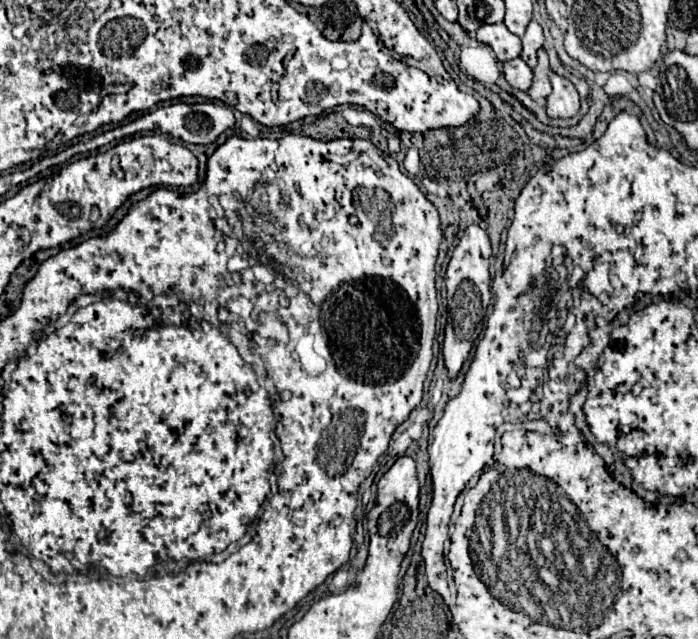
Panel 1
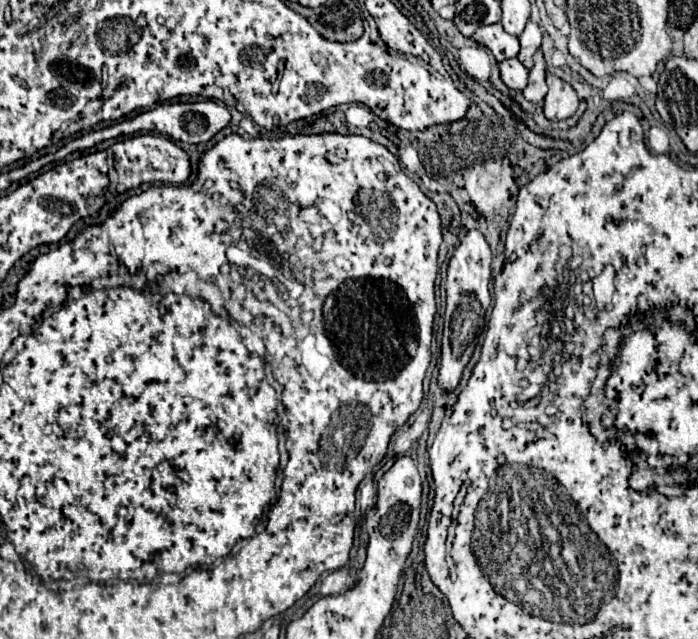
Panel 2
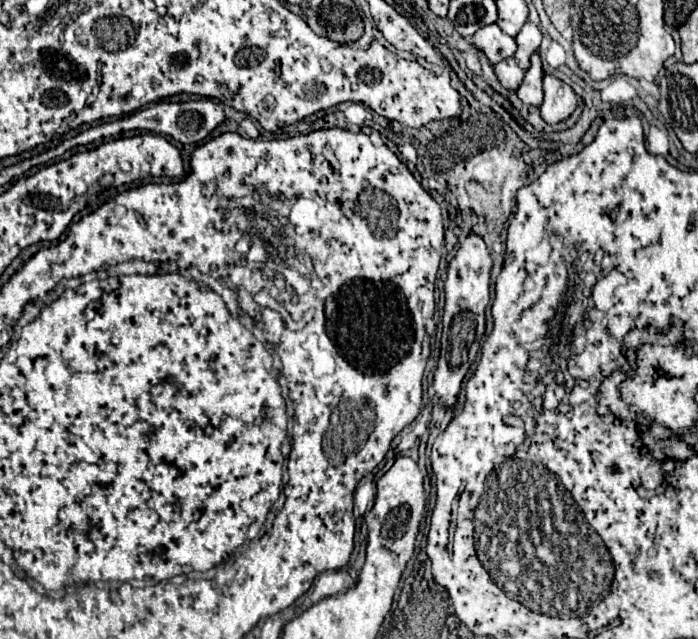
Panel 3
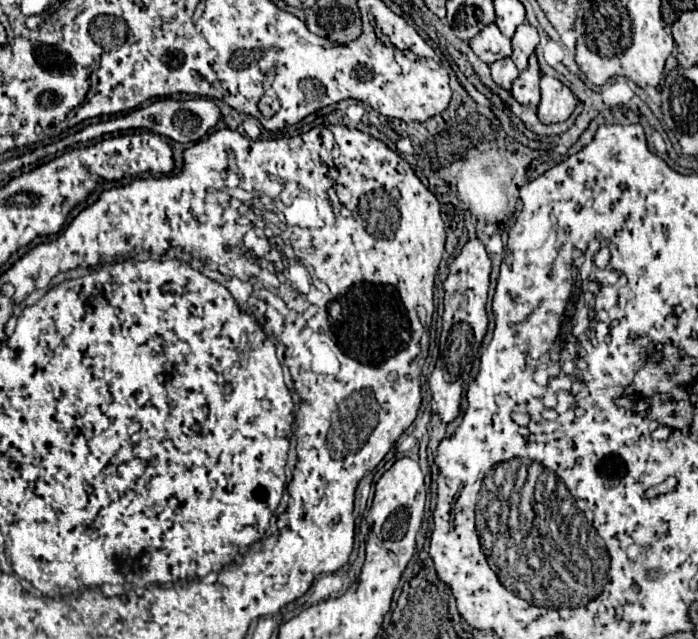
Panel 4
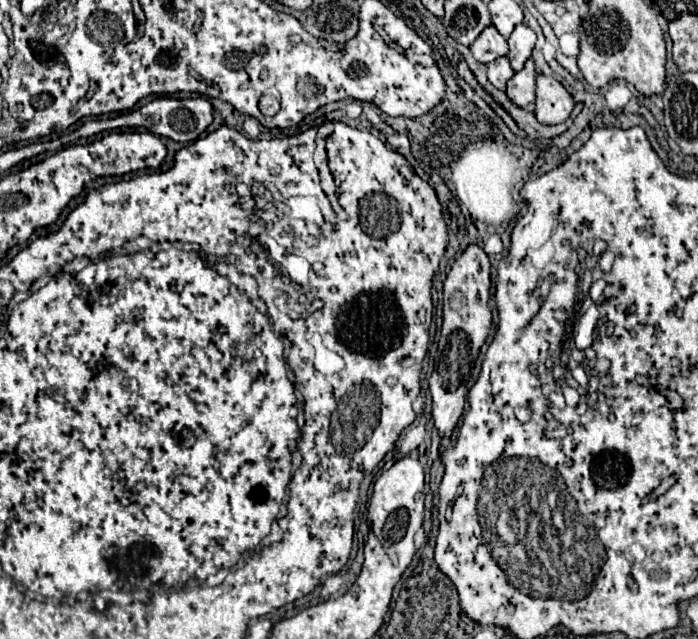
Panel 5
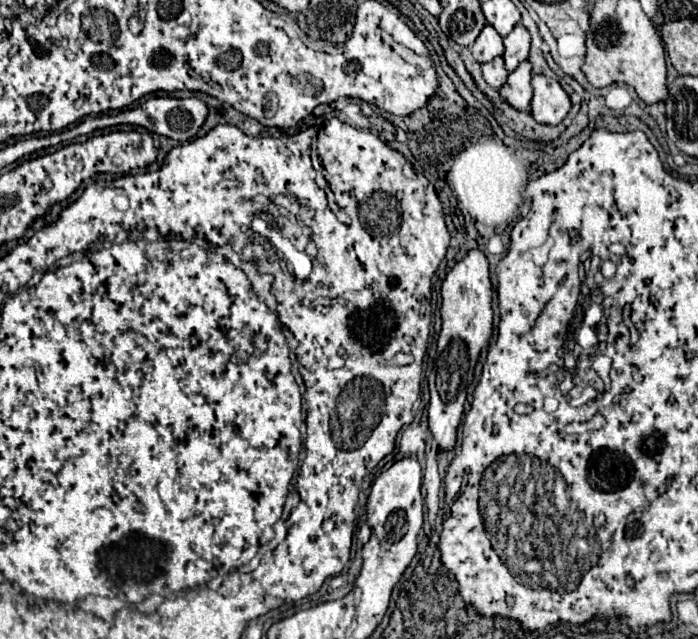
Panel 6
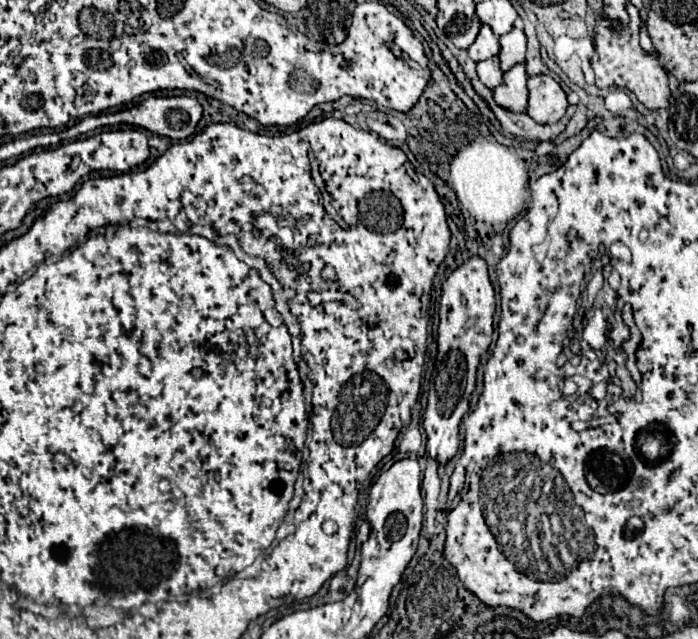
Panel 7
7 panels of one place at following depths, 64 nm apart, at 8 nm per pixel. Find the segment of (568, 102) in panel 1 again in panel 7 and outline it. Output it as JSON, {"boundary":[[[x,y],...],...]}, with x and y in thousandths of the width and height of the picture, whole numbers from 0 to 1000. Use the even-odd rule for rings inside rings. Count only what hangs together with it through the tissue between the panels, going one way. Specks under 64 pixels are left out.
{"boundary":[[[788,119],[756,122],[756,182],[771,194],[797,194],[811,169],[814,156],[802,131]]]}

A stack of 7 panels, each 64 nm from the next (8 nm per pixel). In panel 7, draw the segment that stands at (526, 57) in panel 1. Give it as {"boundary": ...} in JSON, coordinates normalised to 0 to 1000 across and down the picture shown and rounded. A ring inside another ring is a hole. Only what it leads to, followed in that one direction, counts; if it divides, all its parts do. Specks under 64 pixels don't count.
{"boundary":[[[734,44],[728,53],[716,56],[716,106],[725,113],[731,110],[736,100],[751,97],[751,85],[754,85],[754,56],[745,44]]]}

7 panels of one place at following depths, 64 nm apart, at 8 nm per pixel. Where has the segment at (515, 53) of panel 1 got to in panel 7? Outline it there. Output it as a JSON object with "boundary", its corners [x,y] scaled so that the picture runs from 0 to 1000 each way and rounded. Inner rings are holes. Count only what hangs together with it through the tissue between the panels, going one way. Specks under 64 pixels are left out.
{"boundary":[[[691,38],[679,69],[670,75],[670,85],[679,97],[688,97],[688,94],[696,94],[696,91],[708,91],[711,85],[716,81],[716,69],[713,69],[713,59],[708,56],[708,50]]]}

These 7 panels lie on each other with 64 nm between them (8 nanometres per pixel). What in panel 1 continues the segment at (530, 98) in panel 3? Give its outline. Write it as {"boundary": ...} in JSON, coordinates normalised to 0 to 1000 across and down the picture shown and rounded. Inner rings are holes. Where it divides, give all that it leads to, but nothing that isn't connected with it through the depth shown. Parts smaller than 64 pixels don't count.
{"boundary":[[[779,75],[771,78],[771,100],[762,113],[765,113],[765,125],[762,125],[762,135],[756,138],[756,150],[762,156],[779,156],[791,141],[788,125],[785,125],[788,100],[785,100],[785,85],[779,81]]]}

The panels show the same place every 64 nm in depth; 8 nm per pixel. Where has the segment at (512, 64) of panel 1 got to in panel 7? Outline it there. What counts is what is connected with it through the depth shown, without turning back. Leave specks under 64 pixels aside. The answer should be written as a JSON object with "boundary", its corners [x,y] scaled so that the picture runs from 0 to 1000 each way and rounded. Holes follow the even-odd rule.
{"boundary":[[[713,91],[685,97],[685,100],[682,100],[682,113],[685,113],[688,128],[691,128],[693,135],[699,135],[702,141],[711,138],[711,131],[716,131],[716,125],[719,125],[719,110],[716,110]]]}

